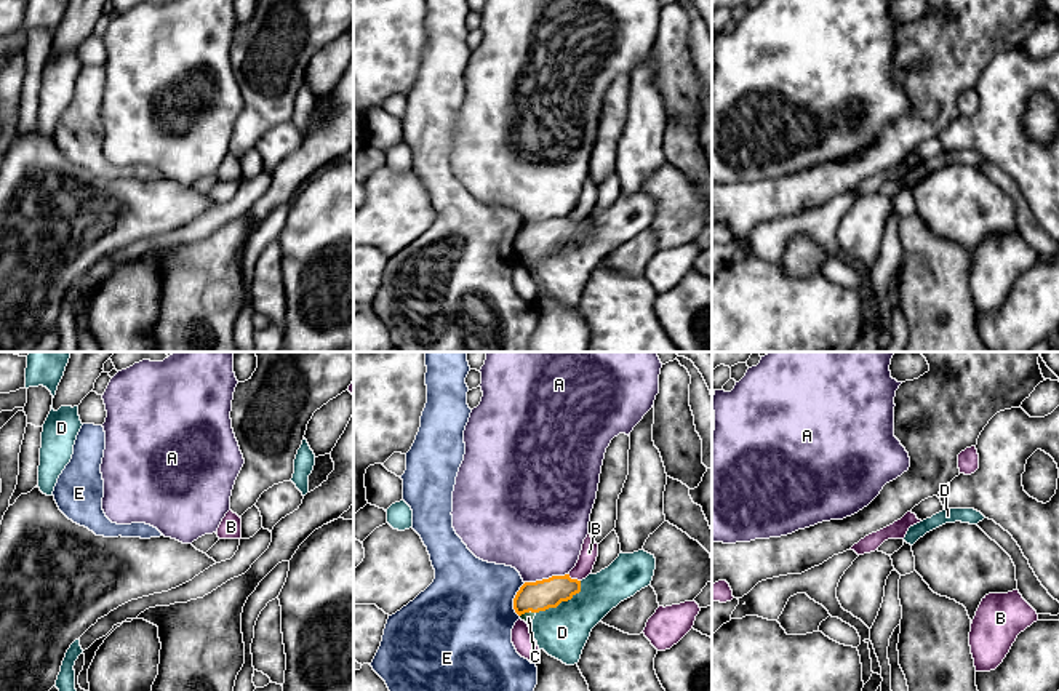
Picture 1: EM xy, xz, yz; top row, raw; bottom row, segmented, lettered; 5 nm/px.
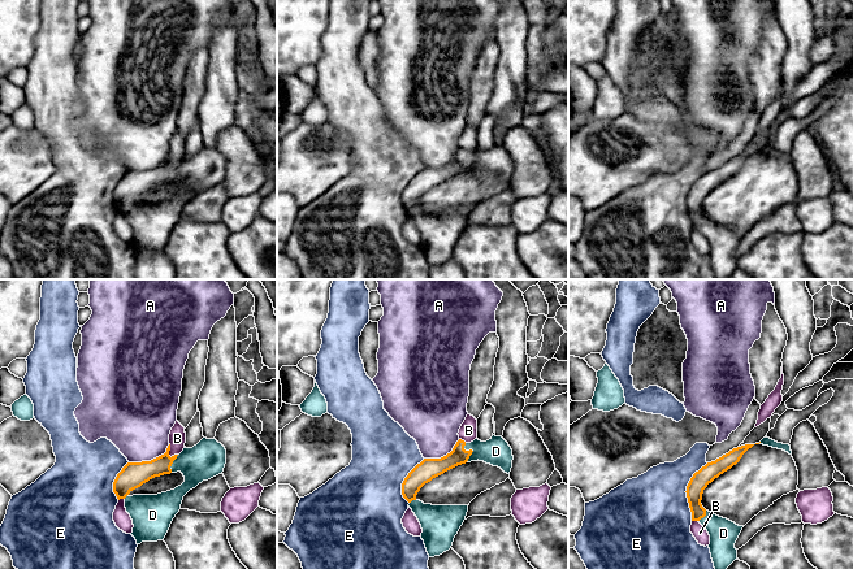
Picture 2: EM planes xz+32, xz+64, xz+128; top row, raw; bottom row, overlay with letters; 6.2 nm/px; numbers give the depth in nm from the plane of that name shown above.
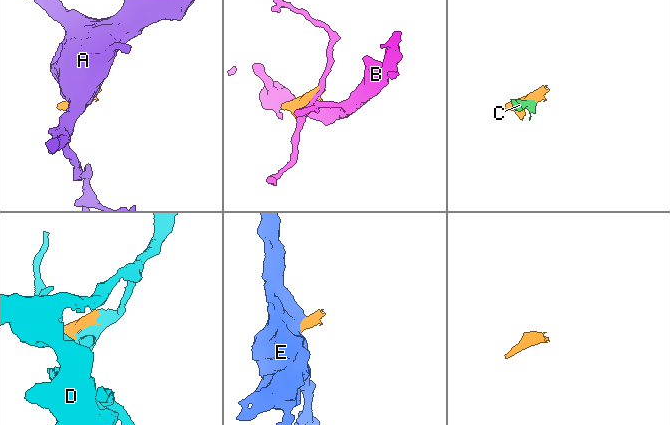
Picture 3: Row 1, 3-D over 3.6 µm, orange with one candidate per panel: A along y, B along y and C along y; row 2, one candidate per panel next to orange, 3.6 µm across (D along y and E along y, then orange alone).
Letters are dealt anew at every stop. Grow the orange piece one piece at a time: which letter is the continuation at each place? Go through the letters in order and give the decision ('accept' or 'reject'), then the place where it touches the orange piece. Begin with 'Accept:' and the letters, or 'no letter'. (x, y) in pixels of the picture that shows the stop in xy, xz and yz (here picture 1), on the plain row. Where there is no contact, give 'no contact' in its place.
Accept: D
A: reject; meets orange in xz at (546, 221)
B: reject; meets orange in xz at (573, 221)
C: reject; meets orange in xz at (527, 253)
D: accept; meets orange in xz at (562, 242)
E: reject; meets orange in xz at (514, 242)

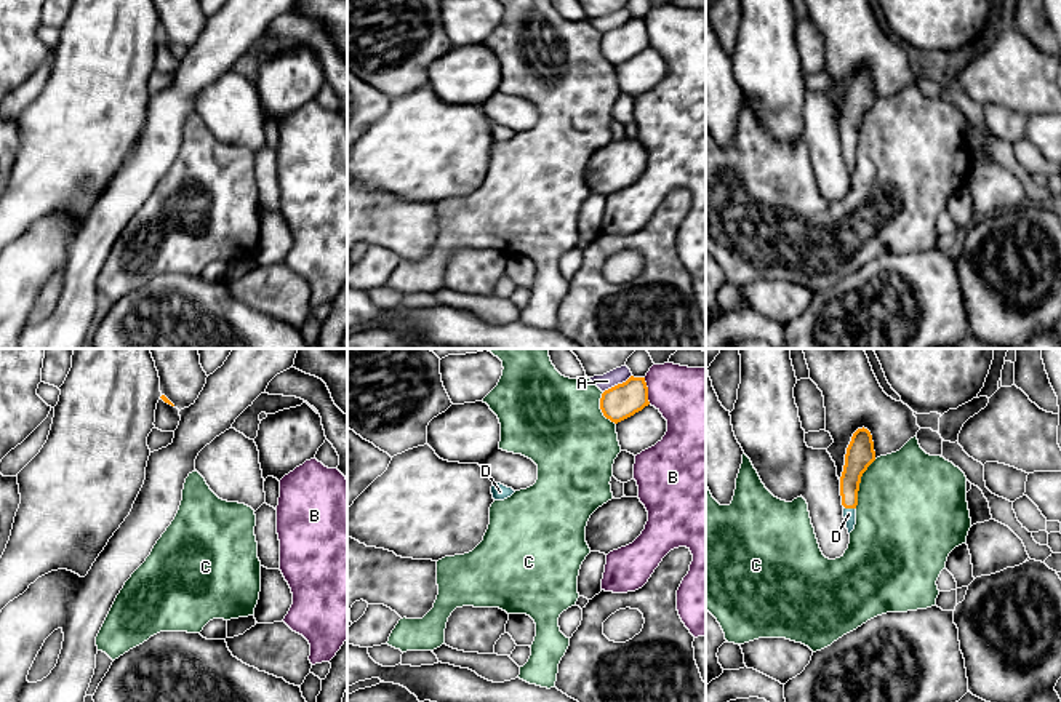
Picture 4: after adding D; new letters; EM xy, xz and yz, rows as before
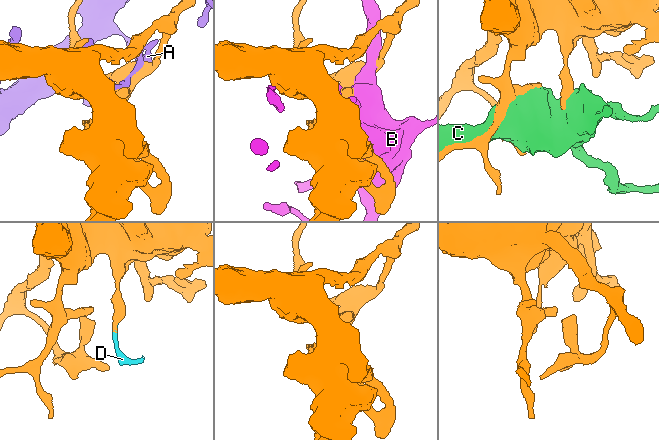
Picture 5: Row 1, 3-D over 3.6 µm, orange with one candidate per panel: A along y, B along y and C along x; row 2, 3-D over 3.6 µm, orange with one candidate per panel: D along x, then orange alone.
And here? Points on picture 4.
Accept: D
A: reject; meets orange in xz at (618, 26)
B: reject; meets orange in xz at (647, 32)
C: reject; meets orange in yz at (860, 123)
D: accept; meets orange in yz at (850, 149)

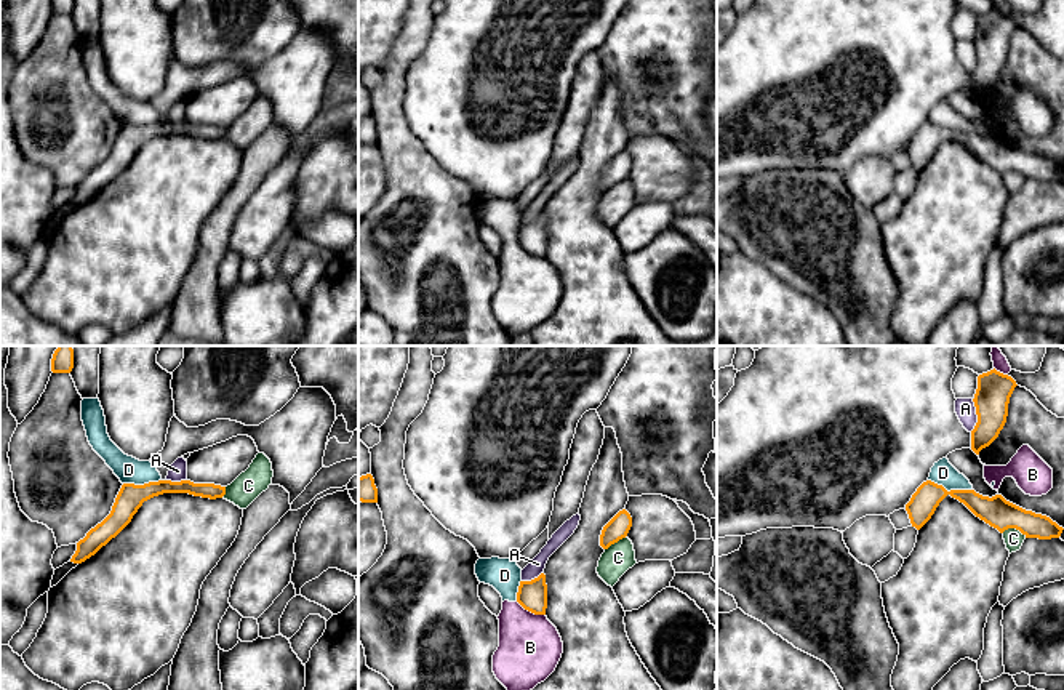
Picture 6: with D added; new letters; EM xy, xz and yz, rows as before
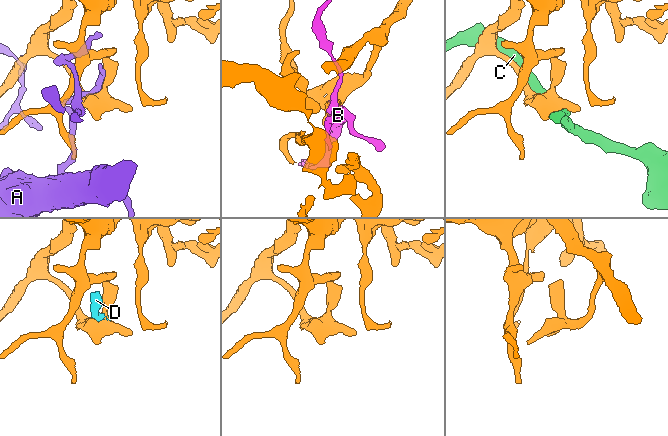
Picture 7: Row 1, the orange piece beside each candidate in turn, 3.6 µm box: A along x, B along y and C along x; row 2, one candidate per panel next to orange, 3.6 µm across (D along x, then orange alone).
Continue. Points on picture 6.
Accept: no letter
A: reject; meets orange in yz at (976, 55)
B: reject; meets orange in xz at (530, 252)
C: reject; meets orange in yz at (1015, 168)
D: reject; meets orange in yz at (951, 132)

